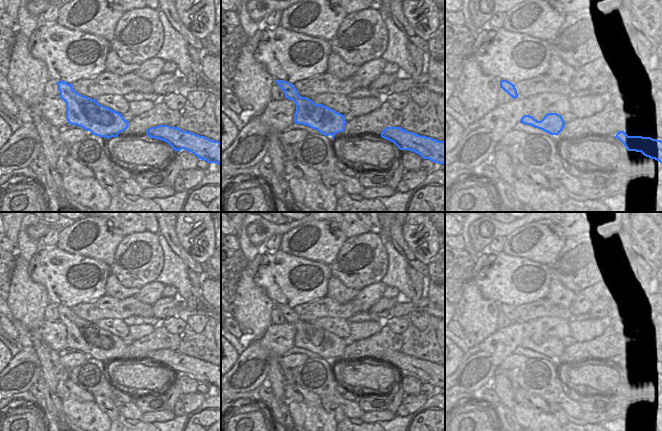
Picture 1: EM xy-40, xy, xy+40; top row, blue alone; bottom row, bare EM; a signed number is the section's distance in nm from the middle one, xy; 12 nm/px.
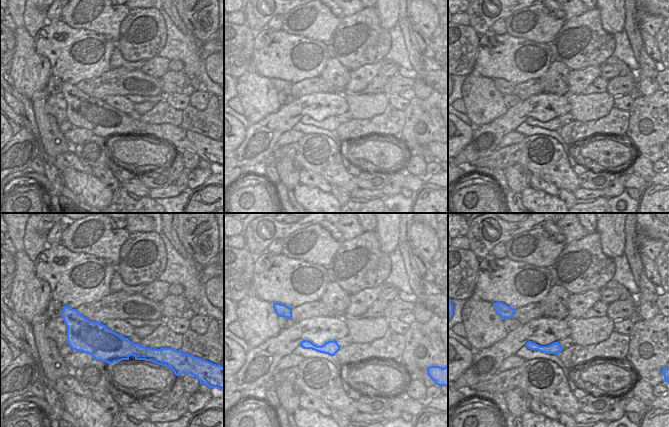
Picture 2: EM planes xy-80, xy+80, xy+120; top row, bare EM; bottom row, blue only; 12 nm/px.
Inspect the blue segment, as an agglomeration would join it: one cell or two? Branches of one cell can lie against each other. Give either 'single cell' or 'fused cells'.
single cell

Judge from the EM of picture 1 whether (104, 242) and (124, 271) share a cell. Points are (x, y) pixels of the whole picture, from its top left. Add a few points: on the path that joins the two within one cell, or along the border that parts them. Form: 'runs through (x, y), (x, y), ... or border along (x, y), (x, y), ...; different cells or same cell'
border along (125, 236), (118, 245), (113, 262), (109, 266); different cells

